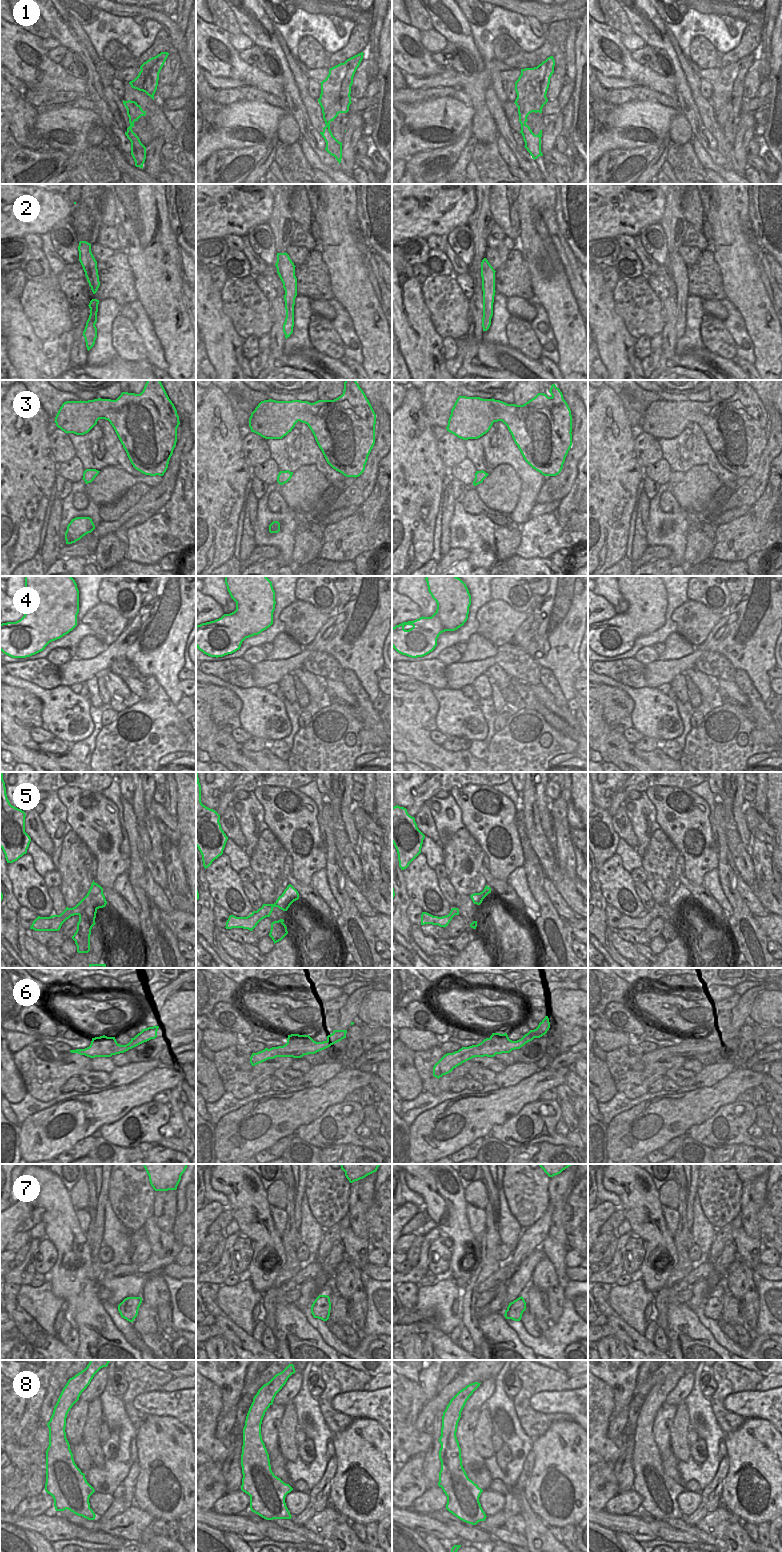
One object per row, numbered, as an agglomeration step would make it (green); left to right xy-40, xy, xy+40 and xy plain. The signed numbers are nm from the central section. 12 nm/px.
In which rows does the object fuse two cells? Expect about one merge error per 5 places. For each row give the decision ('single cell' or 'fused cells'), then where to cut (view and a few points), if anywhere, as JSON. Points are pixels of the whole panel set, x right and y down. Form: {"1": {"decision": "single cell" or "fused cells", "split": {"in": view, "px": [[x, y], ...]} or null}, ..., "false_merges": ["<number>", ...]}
{"1": {"decision": "single cell", "split": null}, "2": {"decision": "single cell", "split": null}, "3": {"decision": "single cell", "split": null}, "4": {"decision": "single cell", "split": null}, "5": {"decision": "fused cells", "split": {"in": "xy", "px": [[269, 904], [270, 906], [266, 909], [266, 916]]}}, "6": {"decision": "single cell", "split": null}, "7": {"decision": "single cell", "split": null}, "8": {"decision": "single cell", "split": null}, "false_merges": ["5"]}

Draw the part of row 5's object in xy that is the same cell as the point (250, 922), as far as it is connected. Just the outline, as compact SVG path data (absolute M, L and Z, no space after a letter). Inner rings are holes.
M263 904L257 911L253 911L247 917L236 917L230 915L226 922L226 929L232 928L243 928L253 931L257 924L264 918L267 917L266 909L271 908L268 904Z

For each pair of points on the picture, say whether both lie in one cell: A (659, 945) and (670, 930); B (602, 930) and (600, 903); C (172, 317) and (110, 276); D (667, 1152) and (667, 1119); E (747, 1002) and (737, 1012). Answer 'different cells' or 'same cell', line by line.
A: different cells
B: same cell
C: different cells
D: different cells
E: same cell

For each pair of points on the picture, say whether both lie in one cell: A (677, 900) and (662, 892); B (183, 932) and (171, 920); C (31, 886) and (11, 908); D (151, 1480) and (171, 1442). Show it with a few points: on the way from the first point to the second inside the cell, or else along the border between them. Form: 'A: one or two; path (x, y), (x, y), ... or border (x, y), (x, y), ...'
A: two; border (681, 883), (670, 898), (665, 903), (660, 904)
B: one; path (180, 929), (174, 923)
C: two; border (10, 879), (12, 893), (21, 906)
D: one; path (149, 1471), (149, 1465), (163, 1451)

